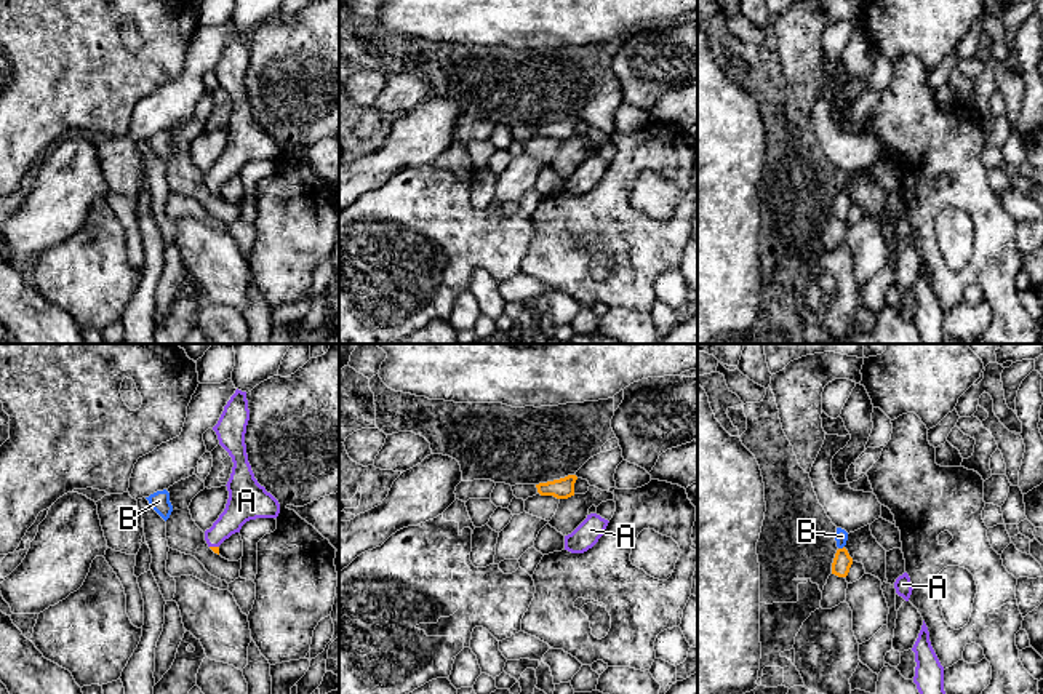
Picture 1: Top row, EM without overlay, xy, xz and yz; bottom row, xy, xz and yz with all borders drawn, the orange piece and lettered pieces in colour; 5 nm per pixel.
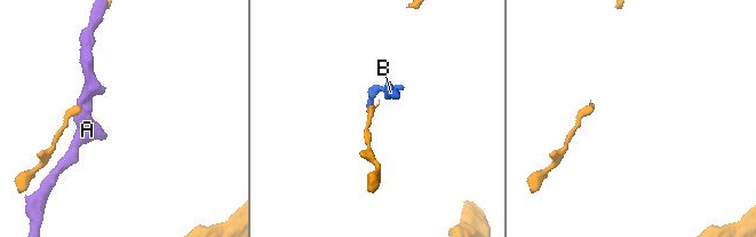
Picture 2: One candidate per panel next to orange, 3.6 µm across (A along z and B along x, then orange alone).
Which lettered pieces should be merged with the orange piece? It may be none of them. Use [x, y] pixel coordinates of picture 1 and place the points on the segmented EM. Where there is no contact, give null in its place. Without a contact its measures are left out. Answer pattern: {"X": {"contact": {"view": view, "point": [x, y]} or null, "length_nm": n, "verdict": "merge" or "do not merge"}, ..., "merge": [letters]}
{"A": {"contact": {"view": "xy", "point": [215, 547]}, "length_nm": 50, "verdict": "merge"}, "B": {"contact": {"view": "yz", "point": [840, 549]}, "length_nm": 40, "verdict": "do not merge"}, "merge": ["A"]}

